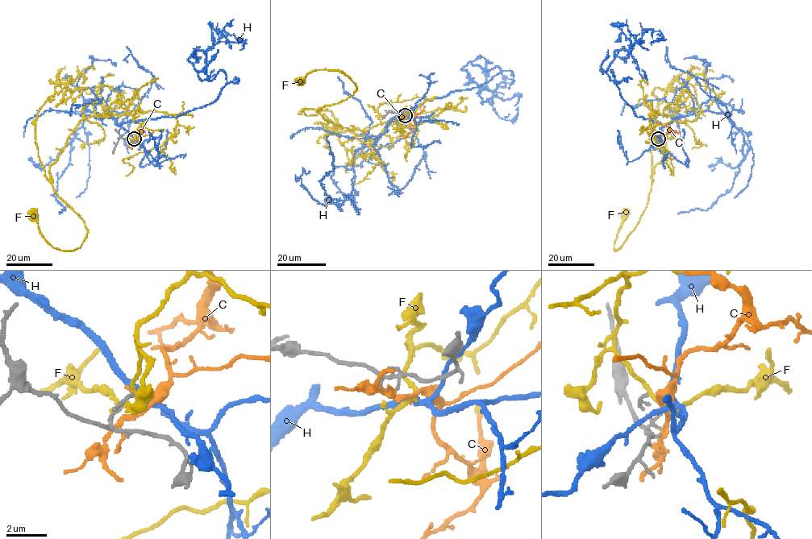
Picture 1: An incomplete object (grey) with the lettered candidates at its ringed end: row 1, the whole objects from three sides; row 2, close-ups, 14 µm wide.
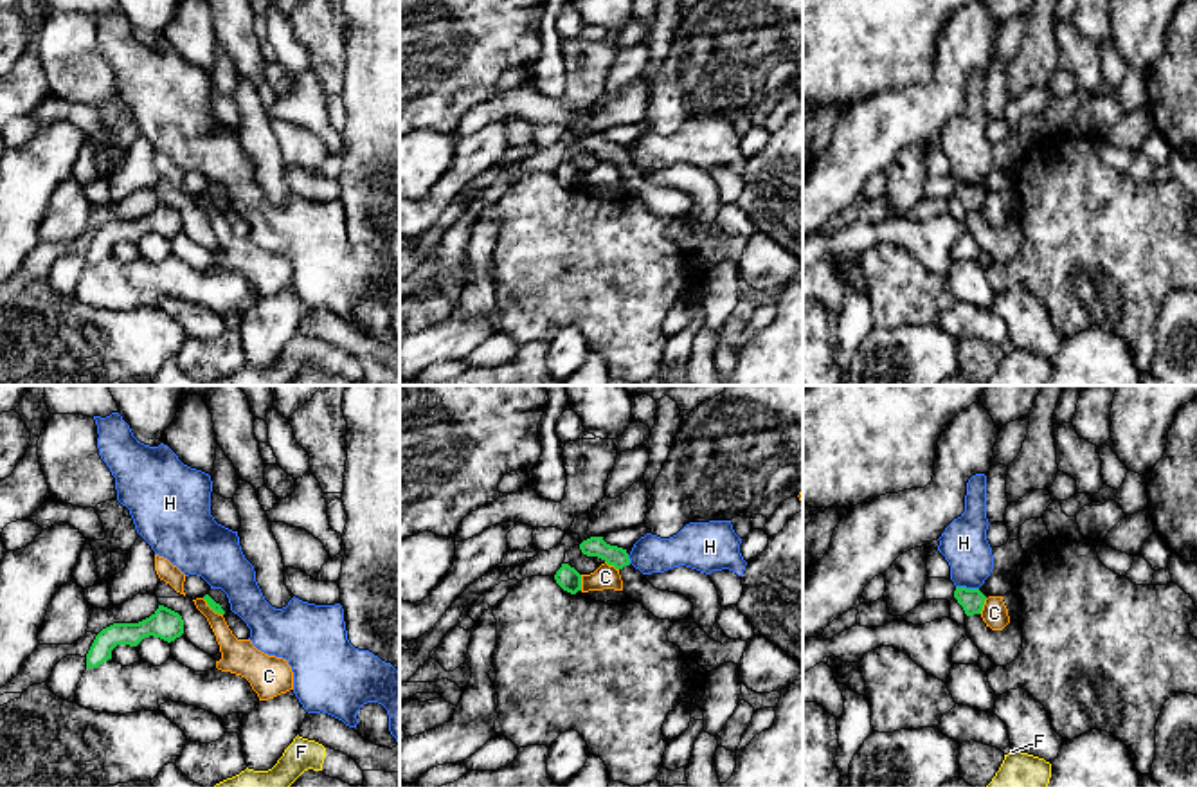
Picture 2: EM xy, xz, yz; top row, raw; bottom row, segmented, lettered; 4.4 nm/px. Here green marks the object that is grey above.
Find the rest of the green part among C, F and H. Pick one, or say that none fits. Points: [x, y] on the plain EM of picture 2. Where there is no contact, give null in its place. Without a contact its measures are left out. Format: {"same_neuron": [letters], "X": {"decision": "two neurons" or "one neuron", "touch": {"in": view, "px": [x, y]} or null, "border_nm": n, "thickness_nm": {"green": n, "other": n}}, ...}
{"same_neuron": [], "C": {"decision": "two neurons", "touch": {"in": "xz", "px": [580, 179]}, "border_nm": 70, "thickness_nm": {"green": 100, "other": 110}}, "F": {"decision": "two neurons", "touch": null}, "H": {"decision": "two neurons", "touch": {"in": "yz", "px": [965, 184]}, "border_nm": 110, "thickness_nm": {"green": 110, "other": 200}}}

